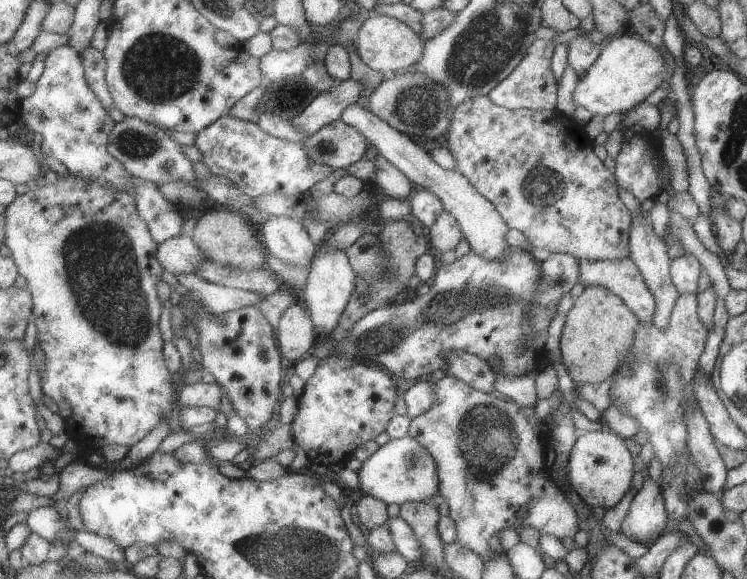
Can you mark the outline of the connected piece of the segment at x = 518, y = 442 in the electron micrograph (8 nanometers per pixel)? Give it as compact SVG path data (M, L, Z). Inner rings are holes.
M450 374L435 384L438 396L436 406L413 419L410 435L424 444L439 464L440 496L449 504L450 516L458 524L460 538L457 542L462 542L489 560L500 552L506 552L502 532L508 528L521 532L526 527L532 527L538 528L542 535L550 534L560 540L574 539L579 531L579 513L550 478L550 470L544 464L545 438L538 432L542 421L536 416L536 408L526 408L499 393L482 392ZM524 508L528 510L528 516L522 517L520 512Z

